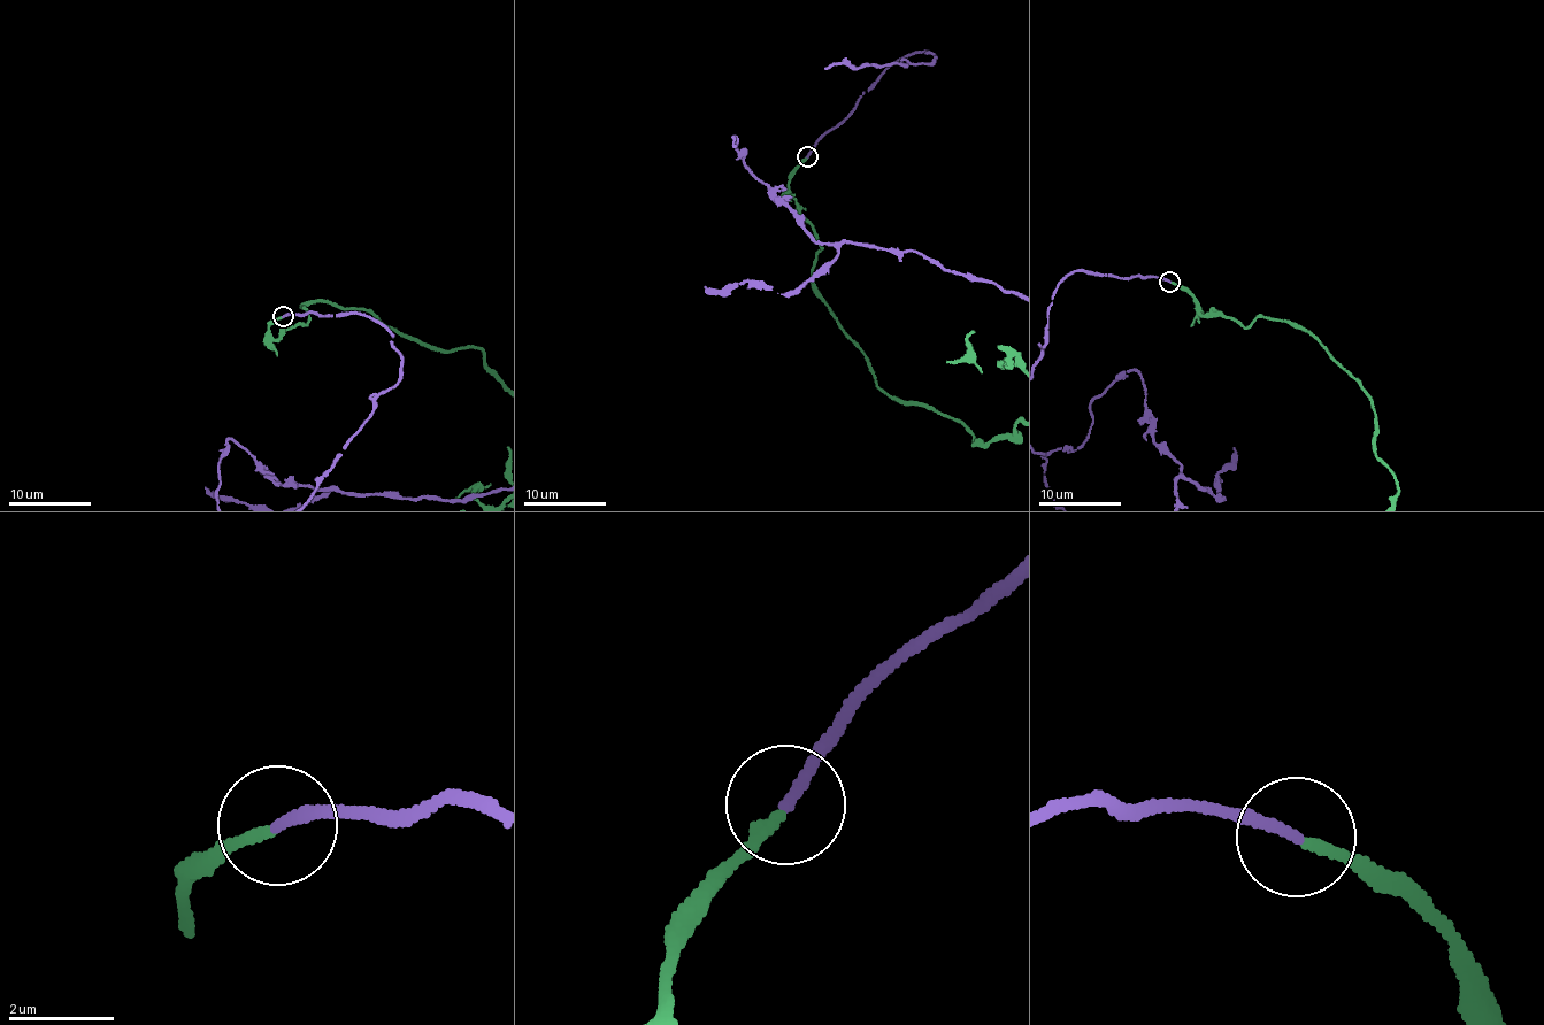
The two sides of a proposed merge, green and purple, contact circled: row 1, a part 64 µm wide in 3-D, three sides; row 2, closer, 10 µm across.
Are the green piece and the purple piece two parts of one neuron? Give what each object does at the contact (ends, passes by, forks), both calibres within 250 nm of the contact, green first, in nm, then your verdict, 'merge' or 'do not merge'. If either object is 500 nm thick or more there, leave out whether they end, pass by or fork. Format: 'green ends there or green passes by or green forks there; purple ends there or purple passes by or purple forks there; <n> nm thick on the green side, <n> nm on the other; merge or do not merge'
green ends there; purple ends there; 200 nm thick on the green side, 220 nm on the other; merge

